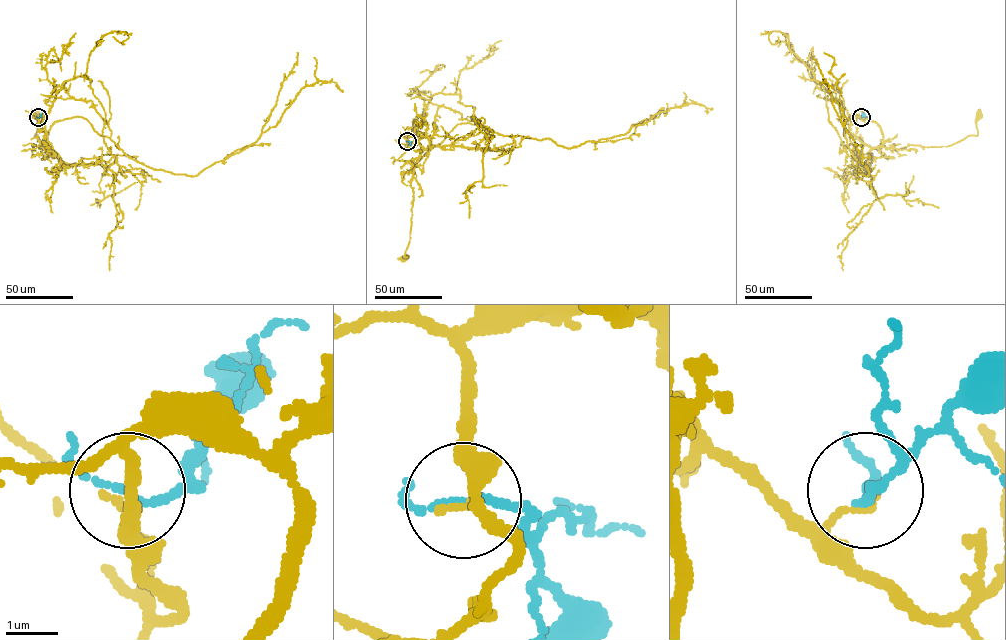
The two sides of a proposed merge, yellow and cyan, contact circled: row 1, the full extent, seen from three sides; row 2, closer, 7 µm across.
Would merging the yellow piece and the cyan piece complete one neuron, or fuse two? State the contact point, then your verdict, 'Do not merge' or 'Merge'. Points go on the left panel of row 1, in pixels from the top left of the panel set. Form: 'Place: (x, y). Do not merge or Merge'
Place: (38, 117). Do not merge

